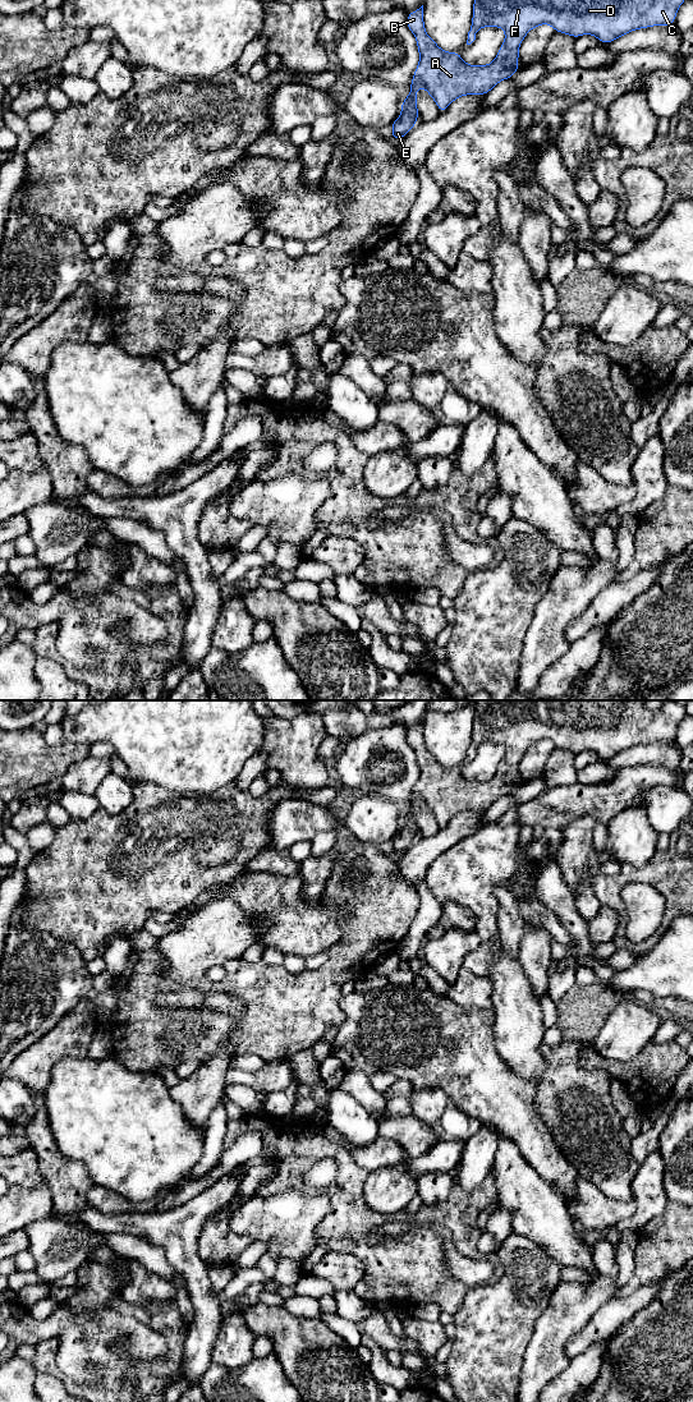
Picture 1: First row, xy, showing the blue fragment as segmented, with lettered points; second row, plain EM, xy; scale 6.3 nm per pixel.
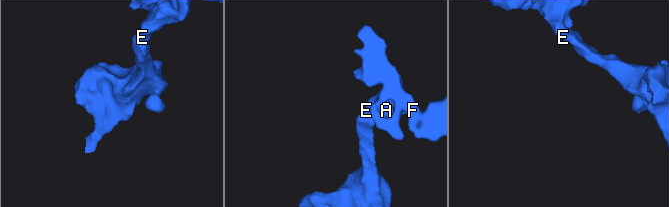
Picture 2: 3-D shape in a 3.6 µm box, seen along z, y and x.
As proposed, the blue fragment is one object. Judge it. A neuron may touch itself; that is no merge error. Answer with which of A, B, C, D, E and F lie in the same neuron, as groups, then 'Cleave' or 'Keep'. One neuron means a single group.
Groups: A B C D E F. Keep

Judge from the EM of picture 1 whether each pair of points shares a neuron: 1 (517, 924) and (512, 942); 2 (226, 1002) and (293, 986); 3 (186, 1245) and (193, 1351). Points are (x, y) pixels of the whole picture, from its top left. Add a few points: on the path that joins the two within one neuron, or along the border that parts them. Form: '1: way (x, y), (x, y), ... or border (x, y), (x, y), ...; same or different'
1: way (513, 928), (512, 938); same
2: border (210, 991), (235, 996), (242, 1002), (244, 1012); different
3: way (194, 1272), (202, 1299), (202, 1324); same

